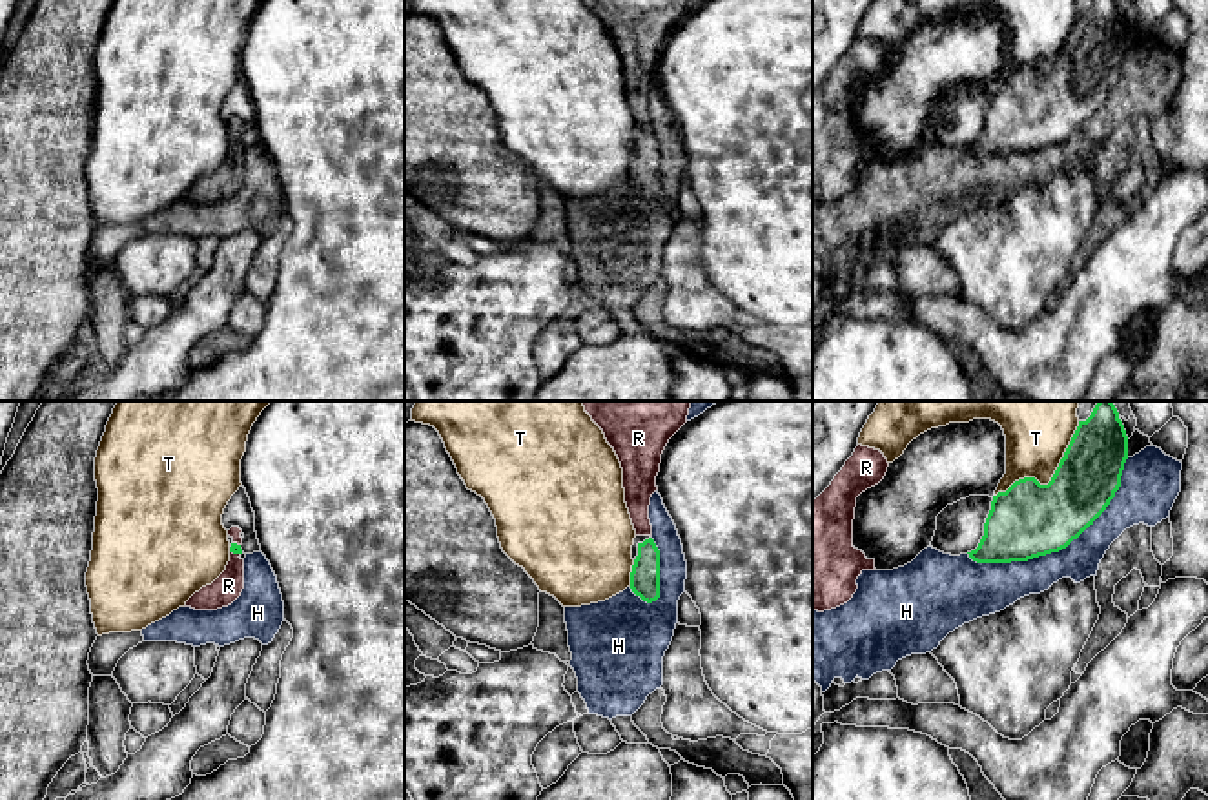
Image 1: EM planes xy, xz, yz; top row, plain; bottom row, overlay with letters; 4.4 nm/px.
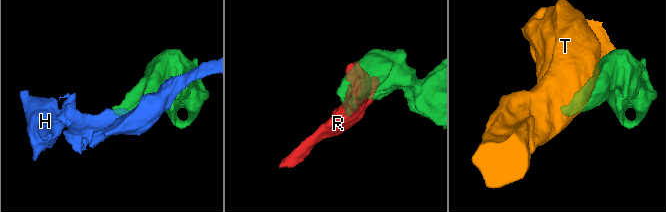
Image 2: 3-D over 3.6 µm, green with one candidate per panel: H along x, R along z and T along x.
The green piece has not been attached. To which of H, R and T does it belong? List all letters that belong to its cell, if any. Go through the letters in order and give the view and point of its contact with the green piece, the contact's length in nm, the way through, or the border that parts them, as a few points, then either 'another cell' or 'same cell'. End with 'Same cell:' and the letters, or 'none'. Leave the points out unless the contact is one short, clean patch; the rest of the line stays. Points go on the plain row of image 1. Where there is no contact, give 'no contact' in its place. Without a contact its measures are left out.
H: contact yz (1061, 141); length 850 nm; another cell
R: contact xy (235, 144); length 50 nm; way xy (235, 141), (235, 144), (234, 168), (228, 177); same cell
T: contact yz (1052, 70); length 500 nm; another cell
Same cell: R

